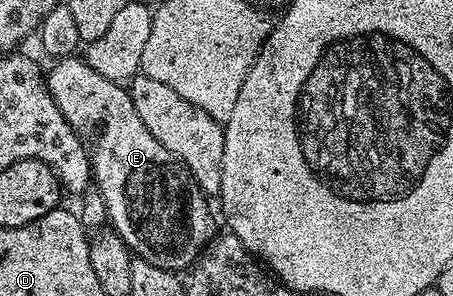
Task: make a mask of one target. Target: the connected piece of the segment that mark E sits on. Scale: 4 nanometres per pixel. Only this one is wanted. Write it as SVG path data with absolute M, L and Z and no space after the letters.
M76 55L59 58L53 64L56 66L47 70L46 80L54 103L58 103L58 111L66 115L73 127L104 125L96 142L90 145L90 160L94 185L100 188L97 189L98 195L108 208L107 220L111 228L116 230L129 249L148 263L173 271L187 270L218 232L212 209L208 206L209 198L200 190L180 159L166 151L166 147L162 147L162 143L158 143L158 139L146 131L146 123L142 123L142 119L138 119L138 111L134 111L131 92L123 84L106 79L106 75L98 75L98 71L94 71L87 60L80 58L79 61L78 58Z

